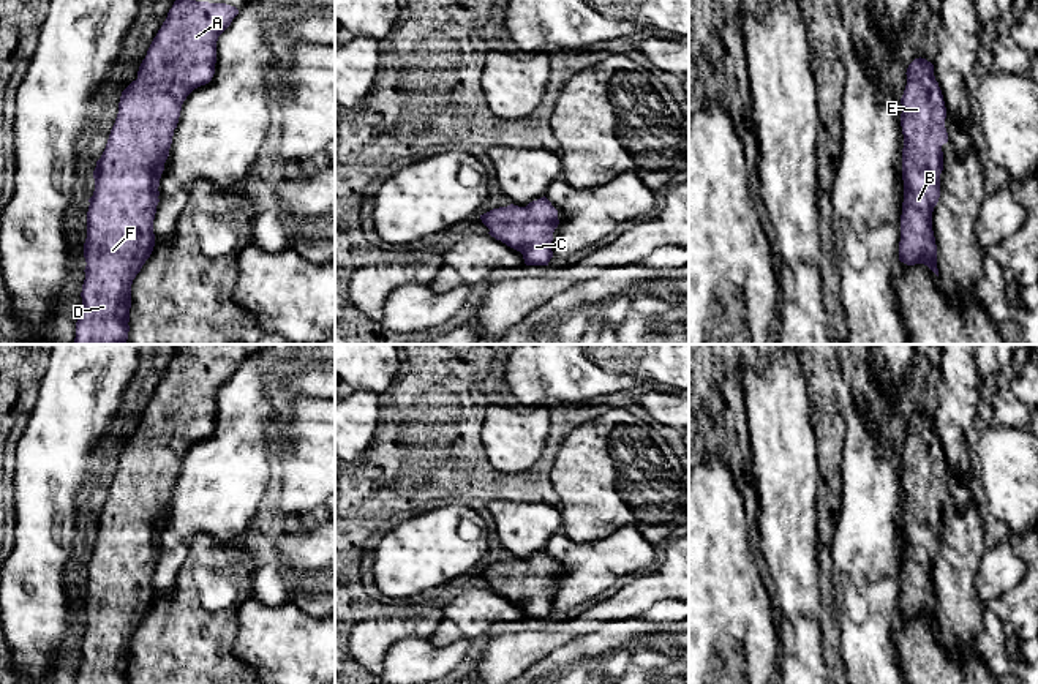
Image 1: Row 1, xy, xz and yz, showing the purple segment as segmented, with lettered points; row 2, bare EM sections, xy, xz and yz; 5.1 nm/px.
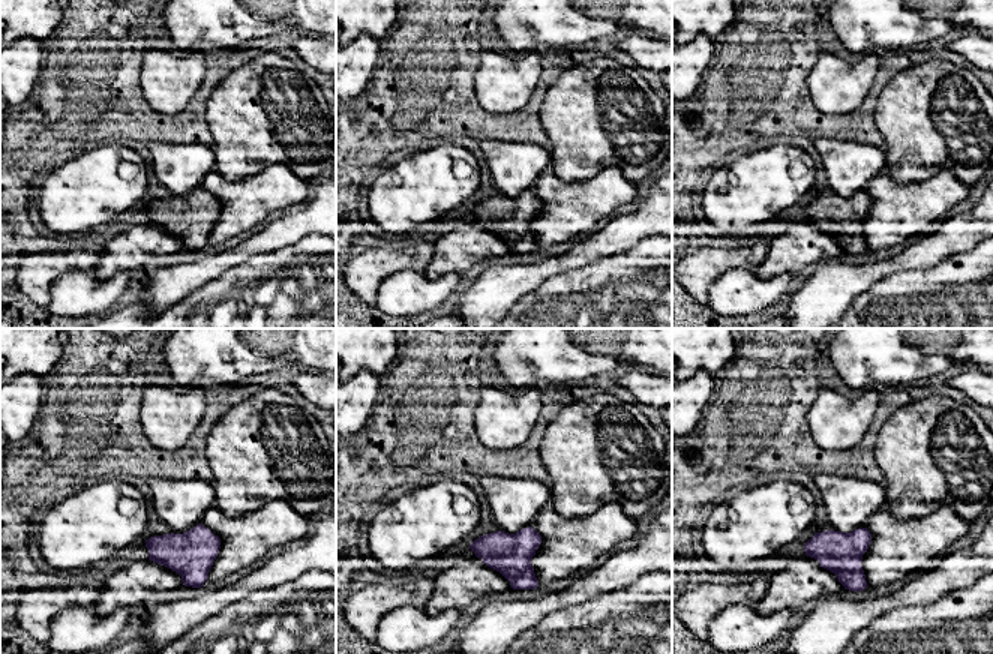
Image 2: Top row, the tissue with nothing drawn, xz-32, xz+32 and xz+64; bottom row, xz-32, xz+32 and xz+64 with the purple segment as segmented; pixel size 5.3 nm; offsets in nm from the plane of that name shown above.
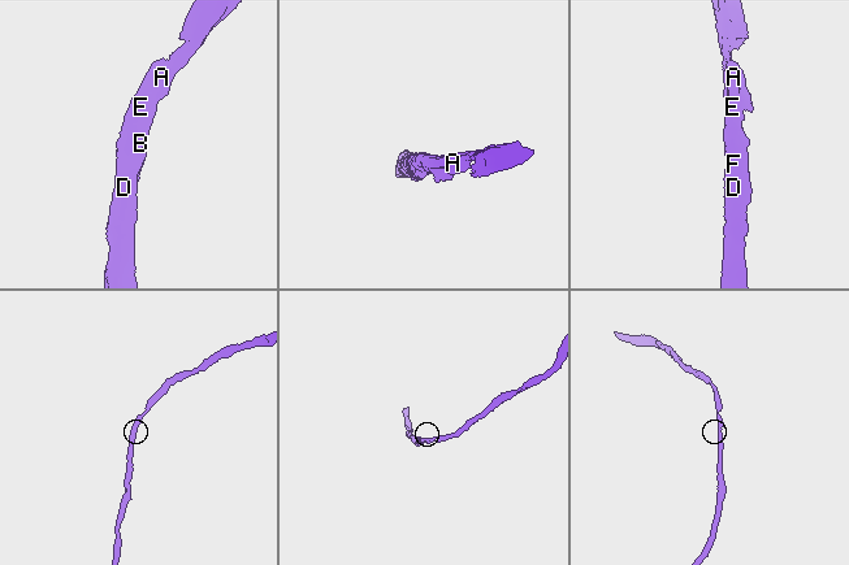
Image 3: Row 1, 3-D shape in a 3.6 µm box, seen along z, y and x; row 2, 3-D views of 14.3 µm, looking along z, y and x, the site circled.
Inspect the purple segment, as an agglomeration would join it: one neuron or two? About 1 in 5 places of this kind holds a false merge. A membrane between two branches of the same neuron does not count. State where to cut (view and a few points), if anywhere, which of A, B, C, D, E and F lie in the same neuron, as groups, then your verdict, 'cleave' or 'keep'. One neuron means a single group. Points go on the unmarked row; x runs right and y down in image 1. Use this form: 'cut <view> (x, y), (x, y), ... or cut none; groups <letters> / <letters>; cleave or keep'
cut none; groups A B C D E F; keep

